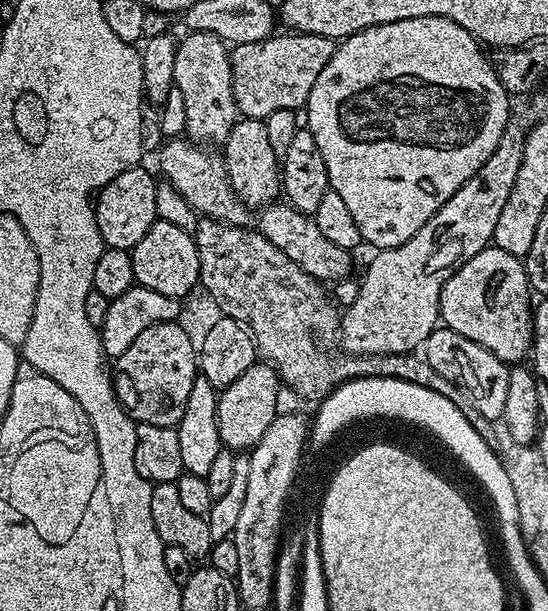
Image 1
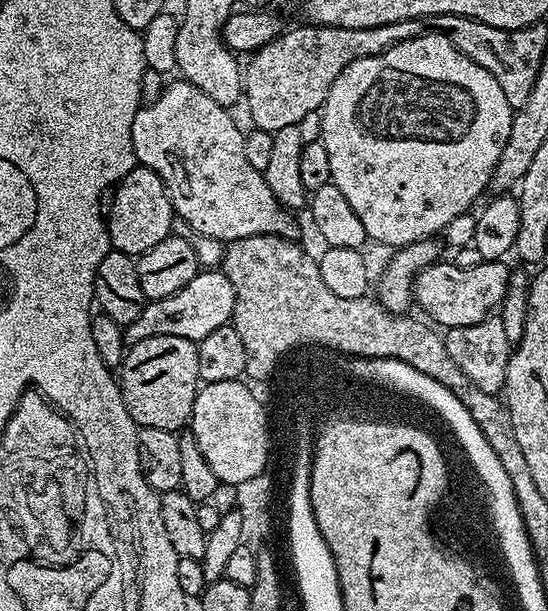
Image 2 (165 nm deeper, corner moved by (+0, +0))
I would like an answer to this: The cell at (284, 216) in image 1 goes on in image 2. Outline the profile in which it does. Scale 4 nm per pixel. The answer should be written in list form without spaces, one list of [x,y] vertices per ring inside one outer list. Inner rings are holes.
[[[176,78],[176,81],[153,102],[152,109],[149,112],[141,110],[137,112],[134,118],[132,123],[132,145],[134,146],[134,154],[137,161],[143,167],[154,170],[154,174],[158,174],[158,178],[162,178],[172,203],[173,213],[179,219],[185,220],[198,235],[206,235],[221,242],[231,242],[241,240],[242,238],[250,238],[251,236],[284,236],[288,240],[296,240],[298,234],[296,234],[296,224],[292,221],[293,213],[287,208],[280,207],[280,203],[274,198],[274,194],[270,194],[270,186],[266,186],[266,178],[263,171],[250,166],[250,161],[246,159],[245,133],[243,131],[240,132],[235,118],[231,116],[232,114],[229,109],[222,107],[218,102],[214,102],[214,98],[210,98],[210,94],[206,94],[201,88],[191,84],[189,80]]]

